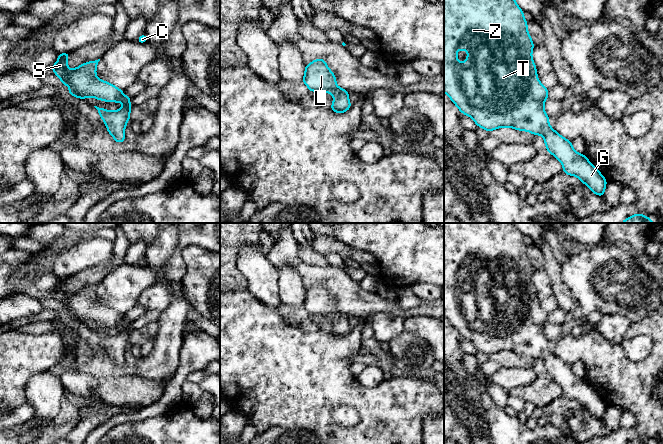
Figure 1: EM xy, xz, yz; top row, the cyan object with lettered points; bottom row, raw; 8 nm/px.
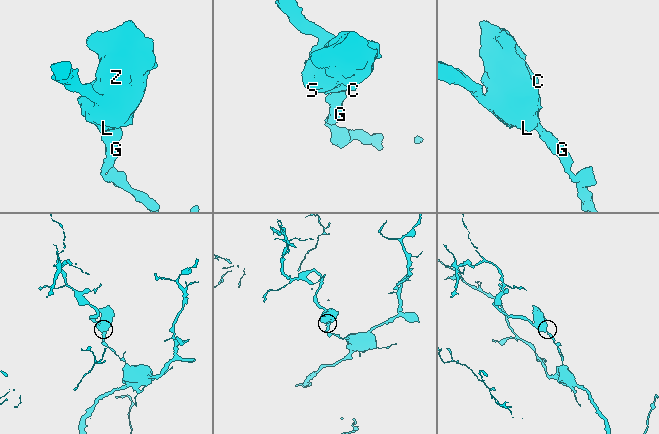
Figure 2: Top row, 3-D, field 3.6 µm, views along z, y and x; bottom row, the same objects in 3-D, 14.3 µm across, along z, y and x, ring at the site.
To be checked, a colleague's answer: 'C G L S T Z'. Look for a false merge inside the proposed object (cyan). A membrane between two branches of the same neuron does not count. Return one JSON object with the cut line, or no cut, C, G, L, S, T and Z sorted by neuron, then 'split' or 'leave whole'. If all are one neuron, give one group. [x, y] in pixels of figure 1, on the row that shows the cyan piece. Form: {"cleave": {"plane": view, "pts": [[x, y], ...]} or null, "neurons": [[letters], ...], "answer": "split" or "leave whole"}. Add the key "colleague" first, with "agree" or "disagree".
{"colleague": "agree", "cleave": null, "neurons": [["C", "G", "L", "S", "T", "Z"]], "answer": "leave whole"}

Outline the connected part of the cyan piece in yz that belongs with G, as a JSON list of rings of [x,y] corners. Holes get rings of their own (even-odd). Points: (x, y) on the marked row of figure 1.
[[[444,0],[444,92],[461,113],[471,117],[477,126],[488,132],[508,127],[542,135],[546,150],[562,163],[563,172],[578,177],[594,194],[603,197],[607,180],[584,154],[573,149],[570,140],[549,125],[549,116],[544,111],[548,89],[537,77],[532,59],[535,45],[528,33],[527,24],[524,12],[515,0]],[[457,50],[468,51],[465,62],[458,62]]]

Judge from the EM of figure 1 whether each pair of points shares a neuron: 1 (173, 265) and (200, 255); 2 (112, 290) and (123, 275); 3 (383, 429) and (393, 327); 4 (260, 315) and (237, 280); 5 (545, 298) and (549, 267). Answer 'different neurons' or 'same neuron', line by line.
1: different neurons
2: same neuron
3: different neurons
4: different neurons
5: different neurons

